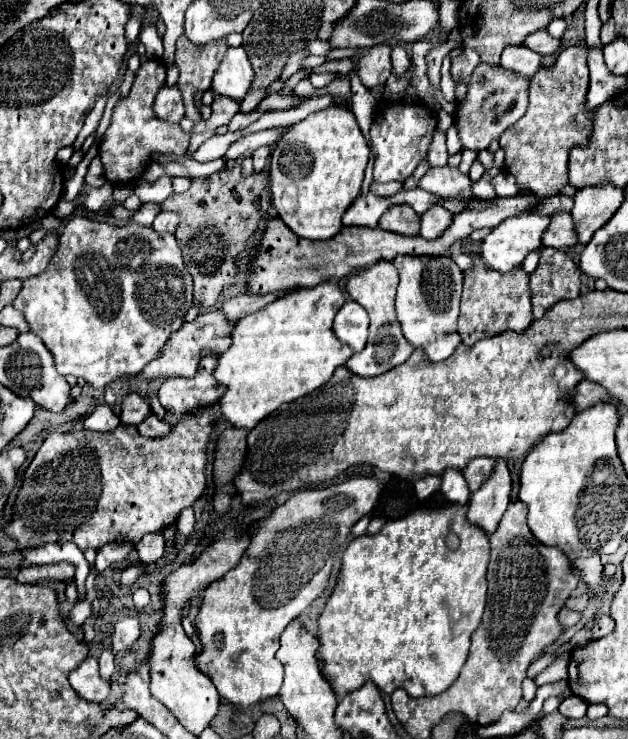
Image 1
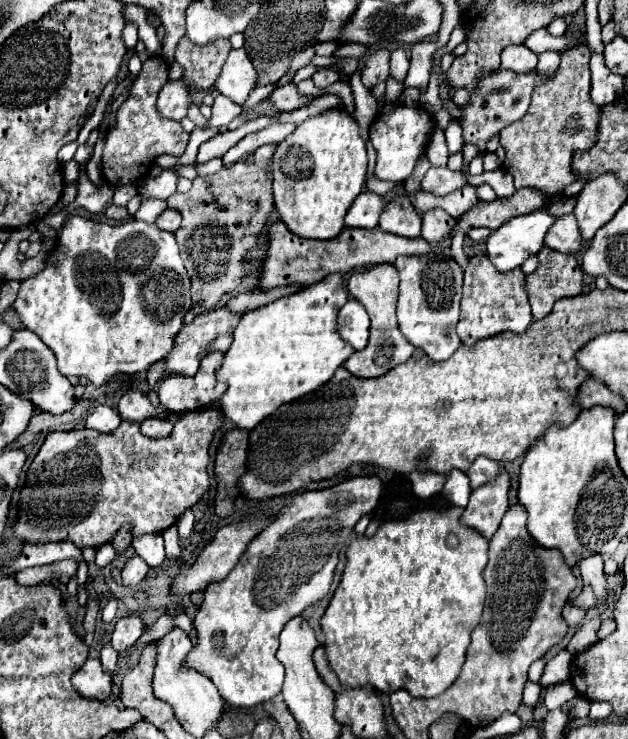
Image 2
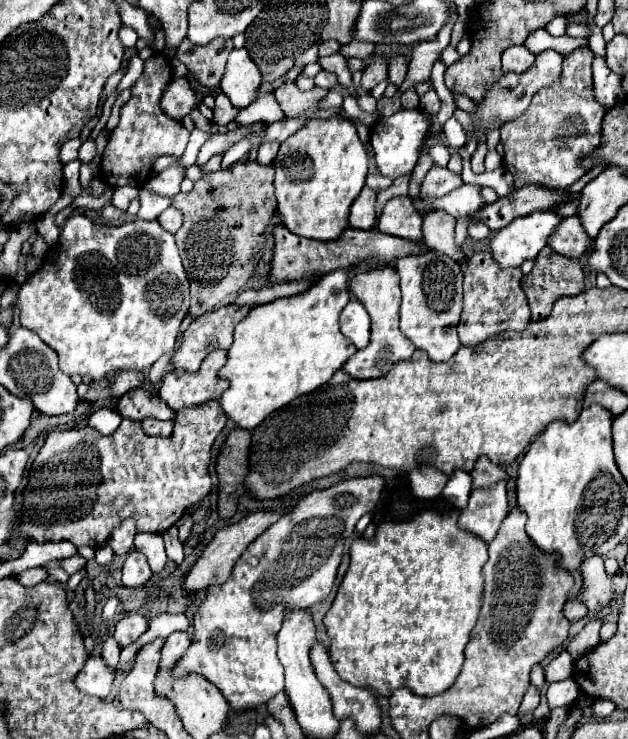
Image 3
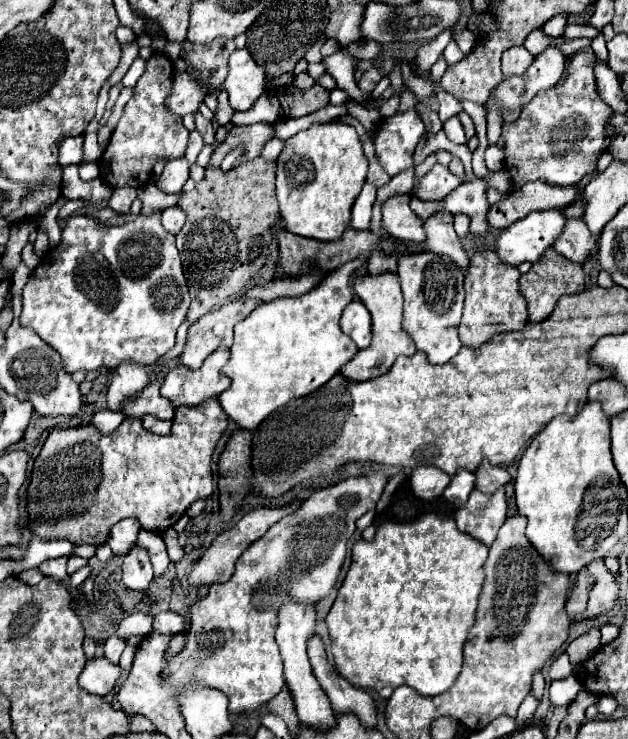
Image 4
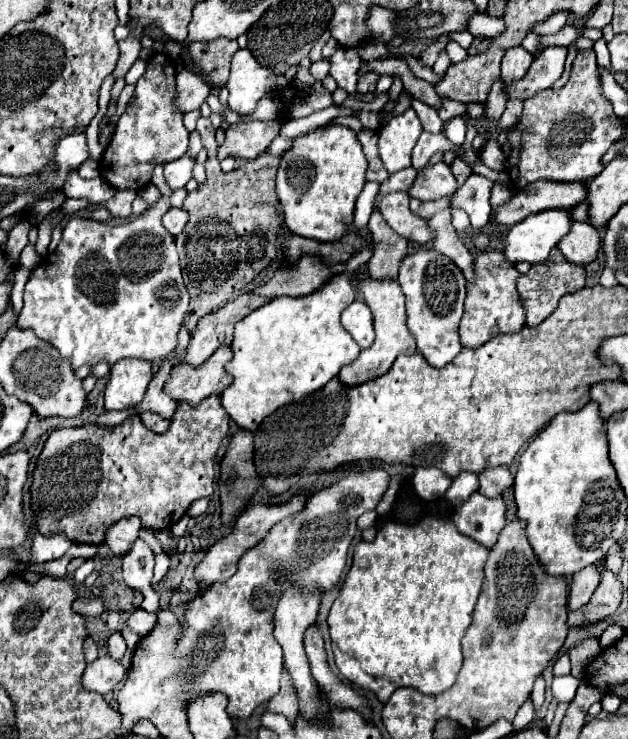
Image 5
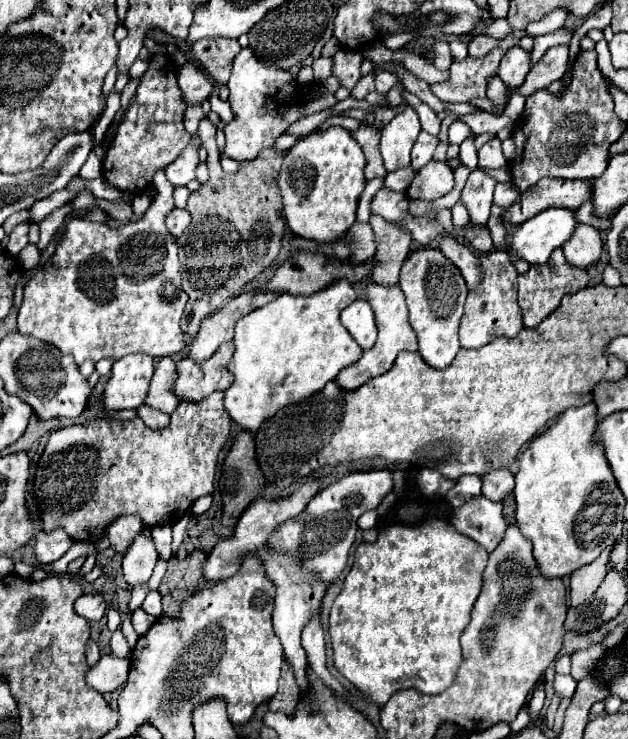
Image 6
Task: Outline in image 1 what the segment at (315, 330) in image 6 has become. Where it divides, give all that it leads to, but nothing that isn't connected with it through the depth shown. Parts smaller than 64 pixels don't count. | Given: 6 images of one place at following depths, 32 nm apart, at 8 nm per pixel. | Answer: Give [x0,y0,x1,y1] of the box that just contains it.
[214,278,352,430]

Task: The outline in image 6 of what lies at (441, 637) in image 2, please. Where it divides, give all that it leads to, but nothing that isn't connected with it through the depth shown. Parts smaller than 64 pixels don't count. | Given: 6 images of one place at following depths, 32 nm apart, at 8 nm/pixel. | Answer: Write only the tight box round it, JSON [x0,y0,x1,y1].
[330,520,488,706]

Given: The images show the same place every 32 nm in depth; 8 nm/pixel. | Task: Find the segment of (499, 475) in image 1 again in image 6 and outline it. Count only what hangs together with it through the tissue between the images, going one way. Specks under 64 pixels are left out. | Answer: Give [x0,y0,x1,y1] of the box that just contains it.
[452,496,508,552]

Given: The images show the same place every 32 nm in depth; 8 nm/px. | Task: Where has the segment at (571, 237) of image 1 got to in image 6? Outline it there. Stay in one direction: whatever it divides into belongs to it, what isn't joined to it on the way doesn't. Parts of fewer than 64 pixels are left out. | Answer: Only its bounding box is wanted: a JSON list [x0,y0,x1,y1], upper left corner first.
[562,224,602,268]

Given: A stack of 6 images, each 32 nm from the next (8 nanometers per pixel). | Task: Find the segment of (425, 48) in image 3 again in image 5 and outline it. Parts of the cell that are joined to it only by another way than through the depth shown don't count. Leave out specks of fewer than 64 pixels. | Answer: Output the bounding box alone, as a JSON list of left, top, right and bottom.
[420,36,448,64]

